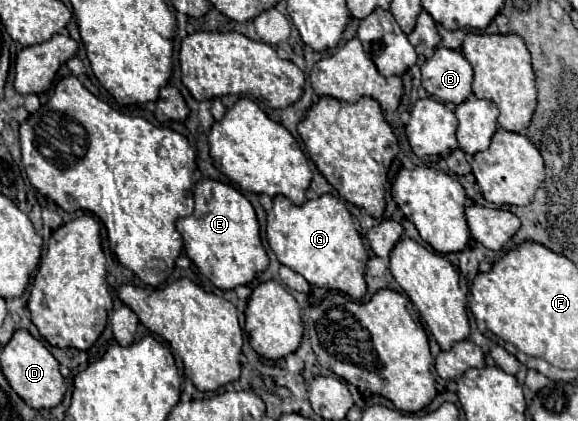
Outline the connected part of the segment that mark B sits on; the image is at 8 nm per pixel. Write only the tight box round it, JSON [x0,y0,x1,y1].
[422,46,472,104]

